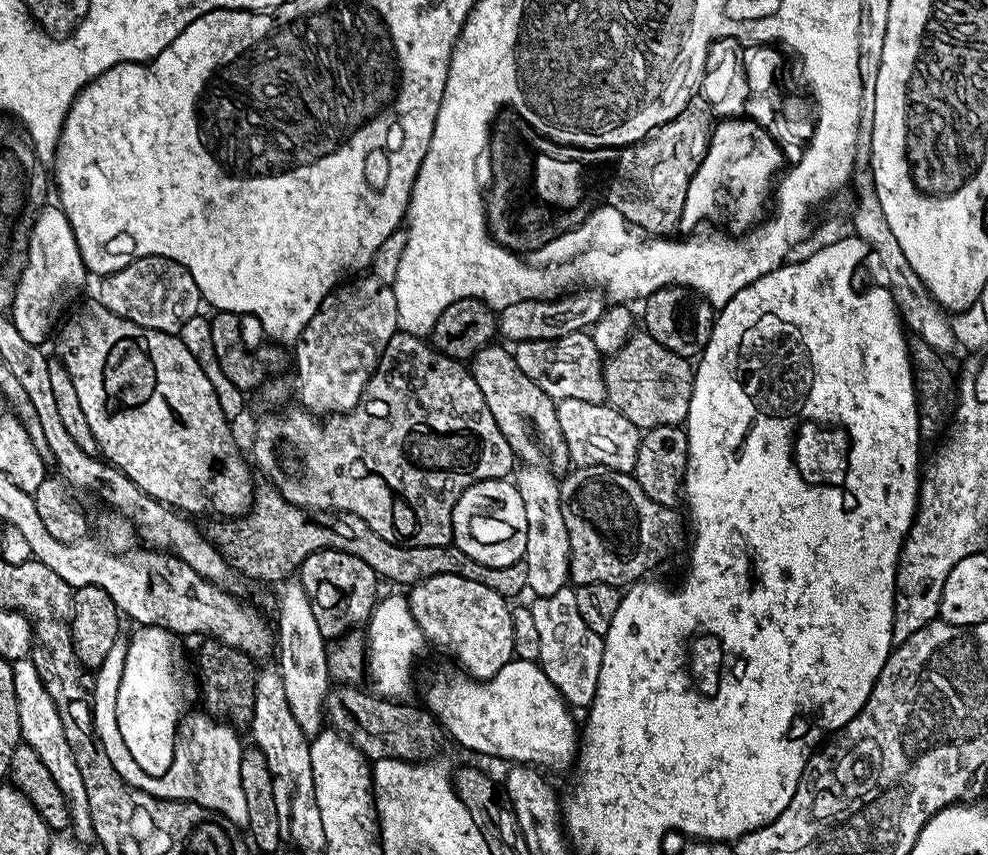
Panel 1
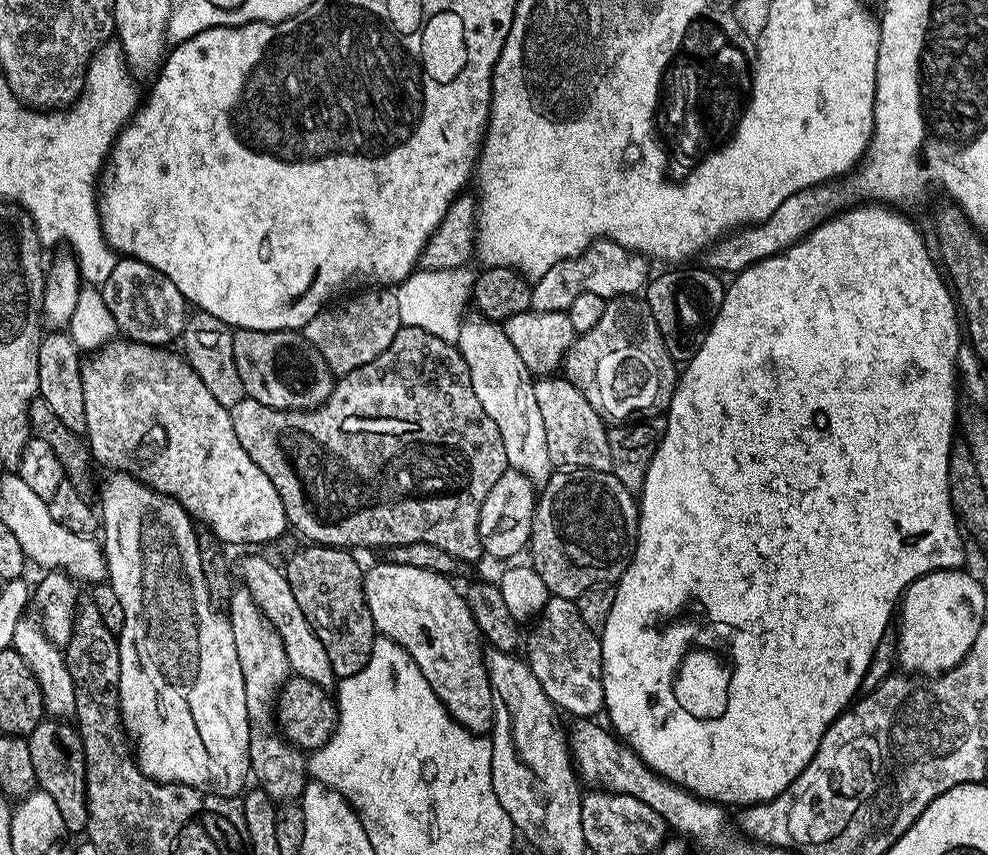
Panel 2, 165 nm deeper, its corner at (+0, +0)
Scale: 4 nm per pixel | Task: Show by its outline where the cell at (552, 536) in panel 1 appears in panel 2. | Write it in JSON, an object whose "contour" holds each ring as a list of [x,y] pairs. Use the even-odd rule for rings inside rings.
{"contour":[[[465,319],[460,325],[460,333],[454,338],[462,358],[466,358],[474,394],[478,394],[482,410],[494,418],[494,426],[498,426],[498,434],[502,434],[509,469],[521,472],[532,480],[533,485],[543,486],[552,477],[554,465],[546,446],[546,425],[542,423],[542,414],[534,399],[534,375],[526,368],[497,321],[475,319]]]}

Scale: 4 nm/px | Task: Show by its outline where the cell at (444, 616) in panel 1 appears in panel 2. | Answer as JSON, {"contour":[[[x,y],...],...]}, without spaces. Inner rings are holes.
{"contour":[[[381,562],[364,572],[364,601],[377,633],[392,639],[408,652],[410,658],[414,658],[418,670],[422,670],[426,682],[430,682],[434,694],[447,708],[453,720],[467,732],[484,734],[492,726],[492,691],[484,665],[486,652],[485,649],[480,649],[480,628],[474,622],[474,614],[470,614],[470,606],[464,600],[463,591],[459,587],[456,589],[448,580],[451,579],[442,572]]]}

